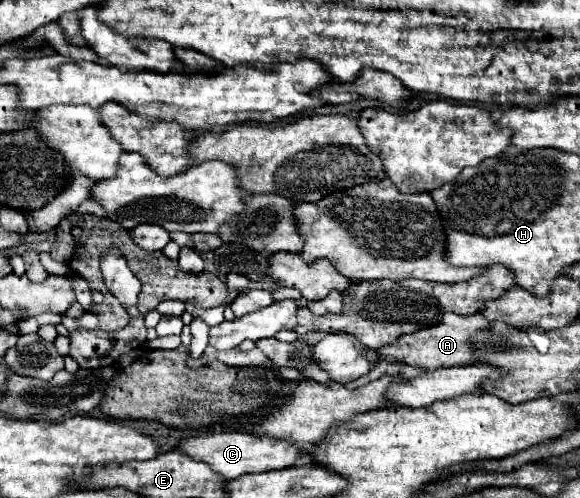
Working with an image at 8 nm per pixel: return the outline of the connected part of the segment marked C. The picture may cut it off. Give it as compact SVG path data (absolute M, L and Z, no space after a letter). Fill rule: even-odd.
M220 432L220 434L200 434L200 436L190 436L184 438L182 444L178 446L180 452L202 460L212 466L218 474L222 474L226 480L244 476L244 474L258 474L258 472L270 472L270 470L280 470L288 466L298 466L304 464L304 450L298 448L290 440L282 438L268 438L268 436L256 436L248 432Z

